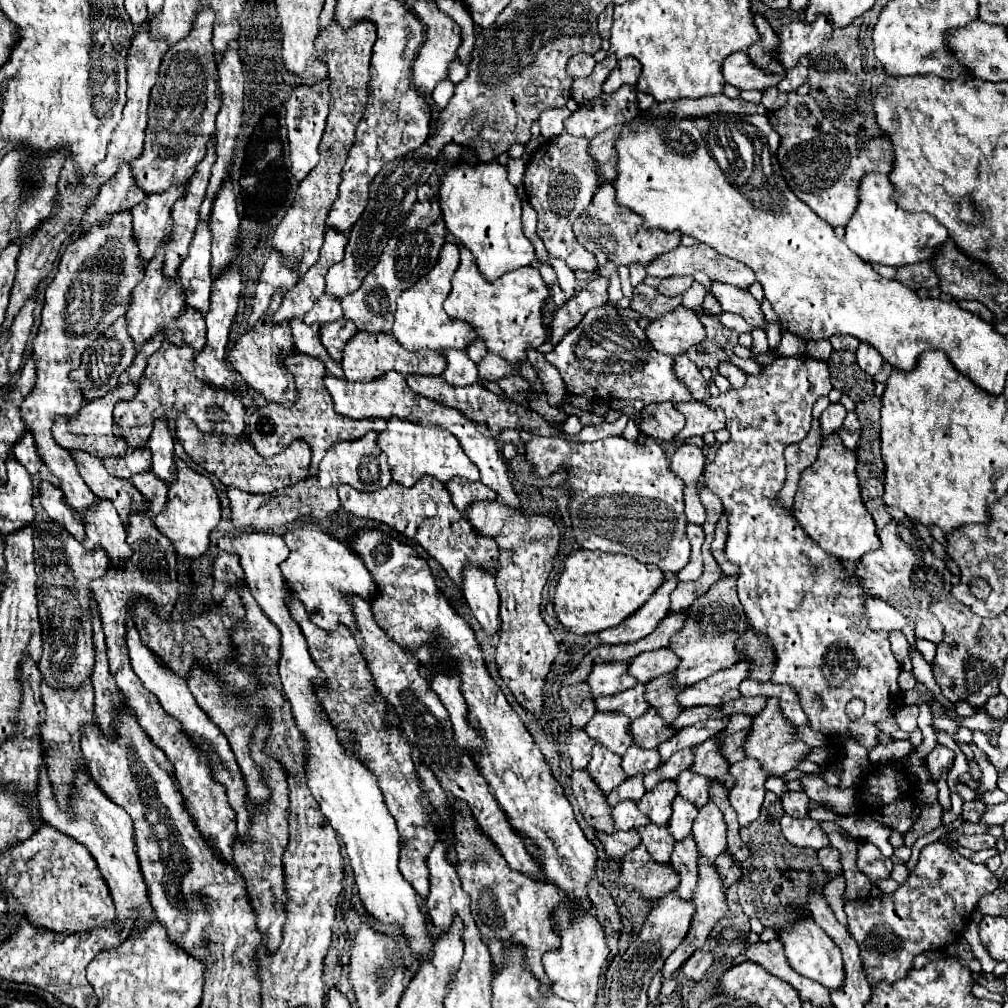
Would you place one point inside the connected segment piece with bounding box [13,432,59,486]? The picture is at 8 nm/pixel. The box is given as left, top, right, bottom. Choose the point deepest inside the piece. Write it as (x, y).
(25, 454)

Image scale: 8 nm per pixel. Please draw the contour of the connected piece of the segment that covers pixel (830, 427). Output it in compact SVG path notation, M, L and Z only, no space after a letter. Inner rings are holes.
M841 402L829 404L829 408L819 418L821 420L821 432L823 432L823 436L839 430L841 424L843 424L843 420L845 420L845 414L847 414L847 410L843 408Z

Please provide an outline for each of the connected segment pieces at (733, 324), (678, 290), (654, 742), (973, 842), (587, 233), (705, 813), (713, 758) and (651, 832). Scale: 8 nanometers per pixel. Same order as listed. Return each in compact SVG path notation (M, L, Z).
M701 308L703 310L703 314L707 314L707 316L713 316L713 318L717 318L725 328L731 328L731 330L735 330L735 332L751 332L751 326L747 324L747 322L743 322L743 318L739 318L739 316L735 316L735 314L727 314L727 312L721 312L721 314L711 314L709 310L705 310L705 308Z
M673 276L673 278L661 280L657 290L663 296L679 296L679 294L683 294L691 286L691 282L693 282L691 276Z
M649 708L643 716L635 718L631 722L631 732L633 732L635 744L641 744L645 750L657 748L661 742L677 734L677 730L671 724L663 722L663 718L655 708Z
M969 834L969 836L959 836L957 844L977 852L977 850L985 850L985 848L995 848L995 838L989 836L989 834L979 834L979 836L977 834Z
M607 184L597 190L597 194L593 196L593 202L591 206L575 220L575 236L577 240L591 252L595 254L599 266L605 266L605 262L613 262L615 266L631 266L631 264L641 264L641 266L647 266L651 264L657 256L665 254L665 252L671 252L673 248L677 248L681 244L681 236L677 234L669 234L665 230L647 230L643 228L643 218L639 218L639 214L633 214L631 210L623 210L623 206L615 206L615 188L613 184Z
M707 802L703 808L699 808L699 814L693 822L693 836L701 856L705 858L715 860L727 850L727 824L721 810L713 802Z
M713 736L709 740L705 740L703 744L699 744L697 750L695 750L693 770L697 774L709 776L713 780L721 780L721 782L725 782L727 788L731 788L735 784L733 776L729 774L729 766L731 764L719 752L719 746L721 746L721 740L715 740Z
M647 824L645 828L639 830L639 836L643 844L647 846L649 854L659 860L659 862L669 862L671 850L673 850L673 836L669 834L667 826L657 826L657 824Z

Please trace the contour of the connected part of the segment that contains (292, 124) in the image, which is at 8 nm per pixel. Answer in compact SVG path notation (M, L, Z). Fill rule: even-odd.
M327 80L317 82L315 86L297 86L287 100L287 140L289 140L289 158L291 158L291 174L297 182L301 182L311 168L319 162L319 142L325 130L325 120L329 112L329 84Z

